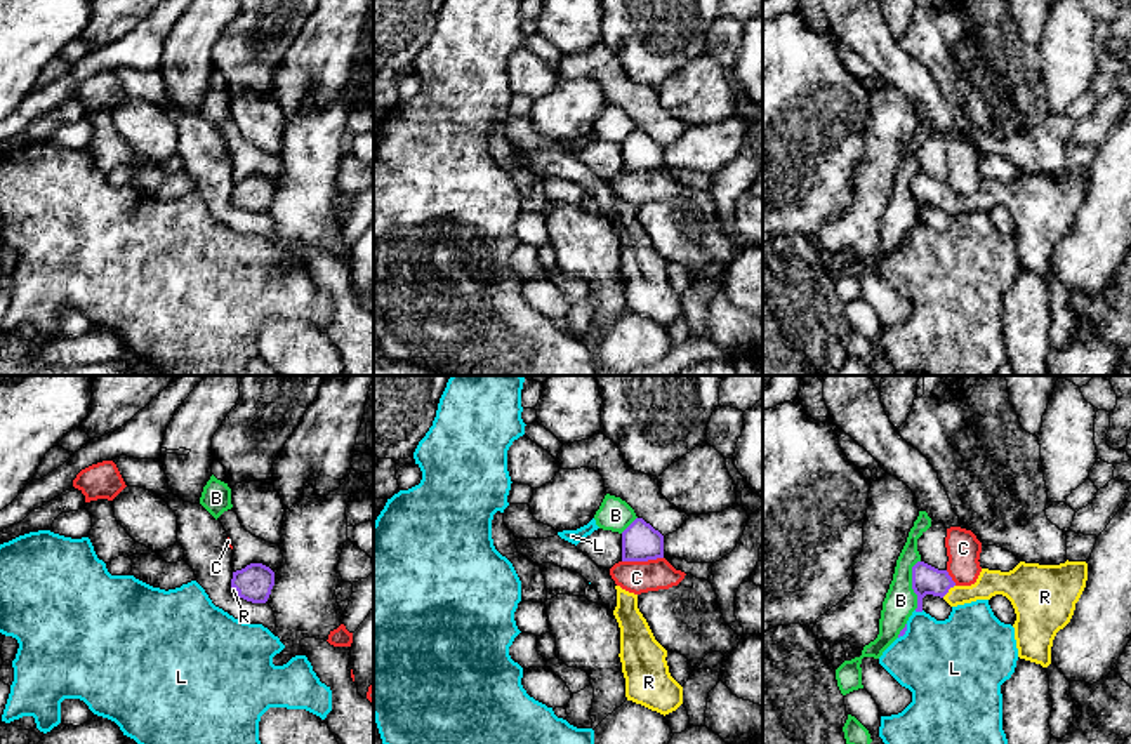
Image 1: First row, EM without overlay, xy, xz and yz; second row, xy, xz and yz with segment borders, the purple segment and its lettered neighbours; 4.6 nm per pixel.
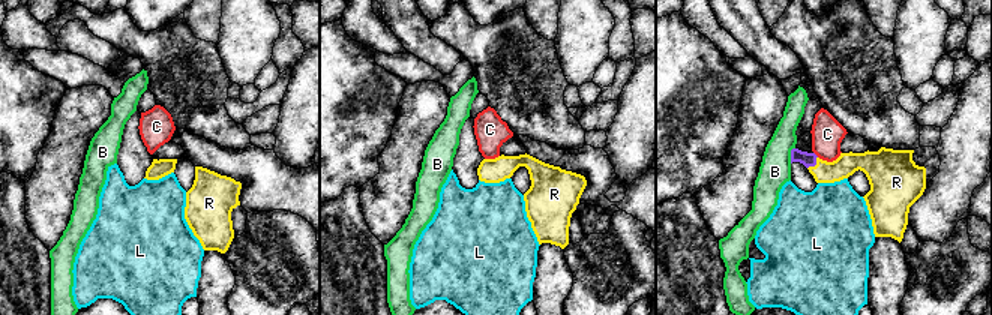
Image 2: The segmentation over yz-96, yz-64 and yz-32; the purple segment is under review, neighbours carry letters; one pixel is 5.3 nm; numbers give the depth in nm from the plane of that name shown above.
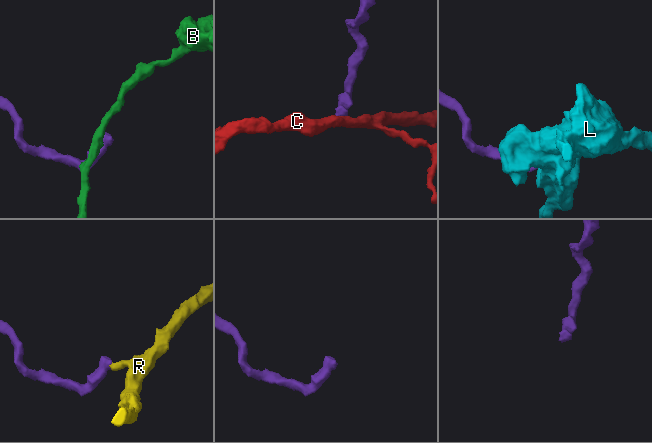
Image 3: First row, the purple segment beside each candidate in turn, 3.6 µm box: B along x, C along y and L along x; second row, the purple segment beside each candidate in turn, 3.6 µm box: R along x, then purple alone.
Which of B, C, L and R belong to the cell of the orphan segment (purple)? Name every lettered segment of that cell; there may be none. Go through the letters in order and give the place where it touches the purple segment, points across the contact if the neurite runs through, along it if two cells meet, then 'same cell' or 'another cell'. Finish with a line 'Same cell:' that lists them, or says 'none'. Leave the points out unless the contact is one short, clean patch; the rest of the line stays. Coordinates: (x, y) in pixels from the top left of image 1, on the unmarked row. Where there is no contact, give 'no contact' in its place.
B: yz (912, 195) | along yz (919, 171), (912, 178), (916, 219) | another cell
C: xz (641, 171) | along xz (662, 167), (622, 172) | another cell
L: yz (919, 221) | along yz (914, 221), (923, 221) | another cell
R: yz (947, 202) | across yz (926, 190), (939, 193), (947, 202), (978, 202), (989, 193) | same cell
Same cell: R

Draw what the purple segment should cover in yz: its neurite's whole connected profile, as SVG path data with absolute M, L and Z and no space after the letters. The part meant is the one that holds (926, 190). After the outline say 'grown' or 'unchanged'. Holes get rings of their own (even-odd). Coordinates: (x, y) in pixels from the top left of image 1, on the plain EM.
M924 172L912 177L912 200L917 205L916 223L923 223L926 205L943 209L950 217L1006 207L1016 224L1015 250L1018 268L1048 278L1056 243L1075 221L1088 191L1086 172L1039 176L1020 172L1013 181L982 179L971 196L957 196L947 181Z | grown

